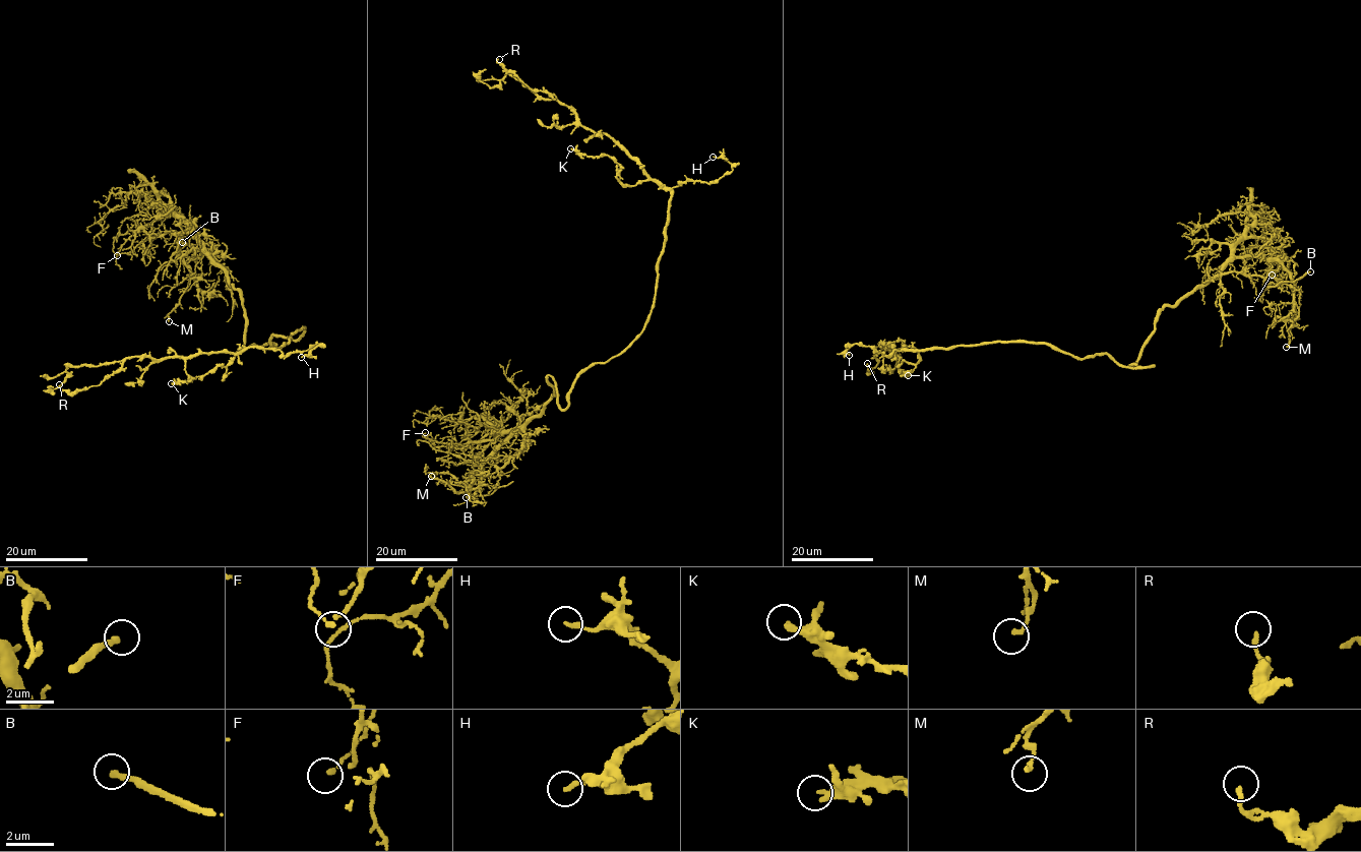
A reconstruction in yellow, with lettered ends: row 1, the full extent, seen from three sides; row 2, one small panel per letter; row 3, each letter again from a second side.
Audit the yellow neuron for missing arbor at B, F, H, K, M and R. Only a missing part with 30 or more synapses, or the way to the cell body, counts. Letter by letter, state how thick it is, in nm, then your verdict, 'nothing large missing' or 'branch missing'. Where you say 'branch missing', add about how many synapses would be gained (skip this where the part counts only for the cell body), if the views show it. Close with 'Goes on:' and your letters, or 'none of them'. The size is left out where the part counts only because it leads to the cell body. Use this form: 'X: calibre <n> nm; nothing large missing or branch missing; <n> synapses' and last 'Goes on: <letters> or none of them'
B: calibre 240 nm; branch missing
F: calibre 110 nm; nothing large missing
H: calibre 170 nm; nothing large missing
K: calibre 280 nm; nothing large missing
M: calibre 170 nm; nothing large missing
R: calibre 190 nm; nothing large missing
Goes on: B

